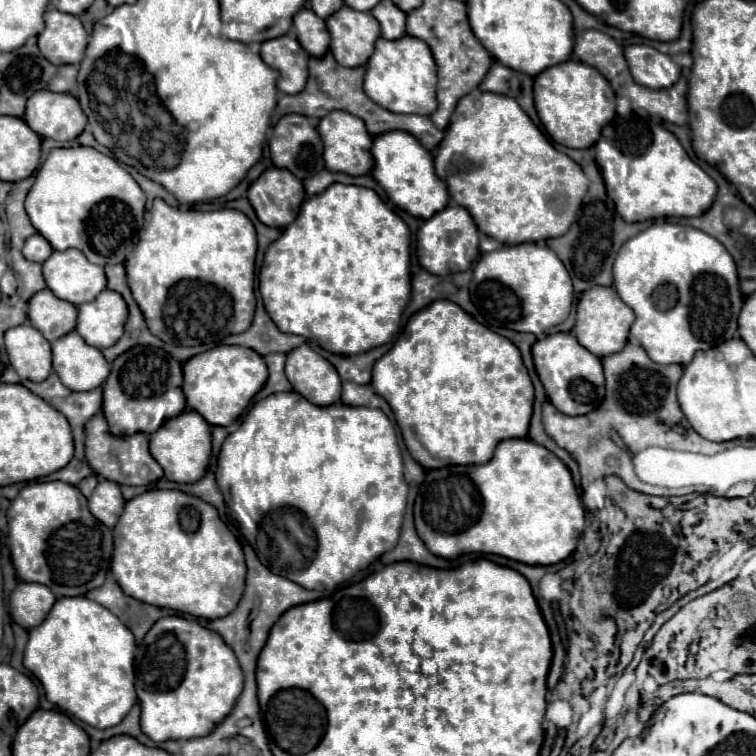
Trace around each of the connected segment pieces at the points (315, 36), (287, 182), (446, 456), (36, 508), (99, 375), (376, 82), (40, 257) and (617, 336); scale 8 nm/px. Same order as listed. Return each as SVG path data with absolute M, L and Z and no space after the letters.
M301 8L293 16L293 28L297 32L299 44L311 56L323 56L329 48L329 32L325 20L321 20L311 8Z
M267 168L247 190L257 218L271 228L285 228L305 198L303 182L285 168Z
M435 300L433 304L429 304L427 308L423 308L421 312L417 312L409 318L409 322L405 324L403 332L399 334L395 346L375 362L371 386L379 396L383 396L389 402L409 454L427 470L443 468L443 466L455 466L455 464L485 464L485 462L489 462L491 456L493 456L495 446L501 440L525 438L527 436L529 420L531 420L531 412L533 412L533 384L531 384L531 378L527 374L527 368L523 366L523 360L521 360L521 354L519 354L517 346L511 340L491 332L489 328L485 328L483 324L473 320L461 306L457 306L451 300Z
M65 482L27 484L19 490L17 498L11 502L7 510L7 520L9 520L9 534L7 534L9 550L19 580L45 584L57 598L83 596L89 590L103 584L111 562L111 548L113 548L111 530L97 518L93 518L93 514L87 508L87 498L75 486Z
M73 330L53 342L53 370L69 390L93 390L105 382L111 366L99 348L85 344L85 340L81 340L81 336Z
M403 36L401 40L379 38L375 52L367 62L365 94L381 108L395 114L419 114L431 116L437 110L437 66L429 46L415 36Z
M33 234L27 242L25 242L25 246L23 246L23 256L27 258L27 260L33 260L33 262L45 262L49 256L51 256L51 252L53 252L53 248L51 248L51 244L41 236L41 234Z
M597 286L589 288L579 296L575 326L571 332L579 340L579 344L585 346L591 354L605 358L609 354L619 352L625 346L629 326L633 322L635 322L635 312L619 298L619 294L611 286Z

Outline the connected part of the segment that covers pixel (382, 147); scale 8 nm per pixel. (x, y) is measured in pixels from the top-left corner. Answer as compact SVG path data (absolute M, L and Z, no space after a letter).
M385 132L381 136L375 136L371 156L375 160L371 176L385 190L389 200L401 210L407 210L415 218L427 220L447 206L449 194L445 182L435 174L433 156L419 144L415 136L409 136L409 132Z

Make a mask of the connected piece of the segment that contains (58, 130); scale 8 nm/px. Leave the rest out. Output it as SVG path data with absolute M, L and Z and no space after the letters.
M41 90L27 100L25 122L41 138L65 142L83 132L87 116L83 114L75 96Z

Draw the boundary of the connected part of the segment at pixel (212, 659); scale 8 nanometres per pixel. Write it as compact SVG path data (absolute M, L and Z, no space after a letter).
M167 616L159 618L137 646L135 690L141 706L141 730L145 736L153 742L197 738L209 734L233 710L235 700L243 690L243 670L233 650L217 632L183 616Z

